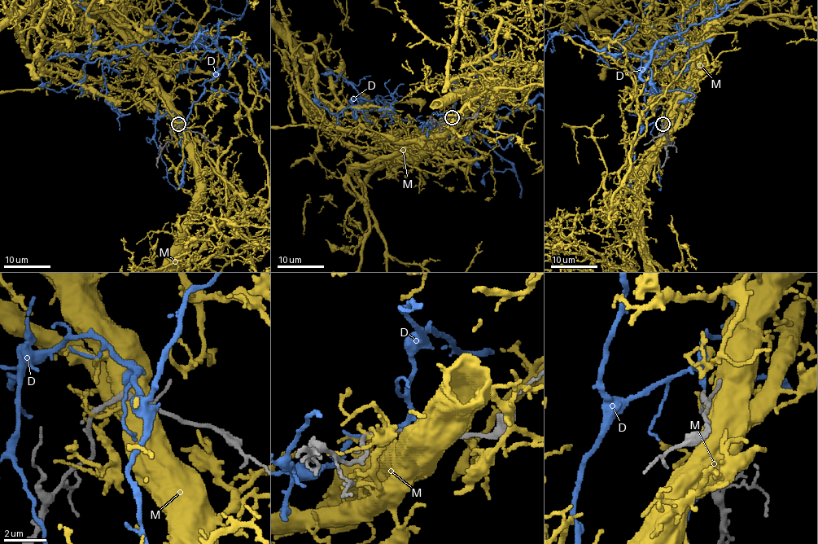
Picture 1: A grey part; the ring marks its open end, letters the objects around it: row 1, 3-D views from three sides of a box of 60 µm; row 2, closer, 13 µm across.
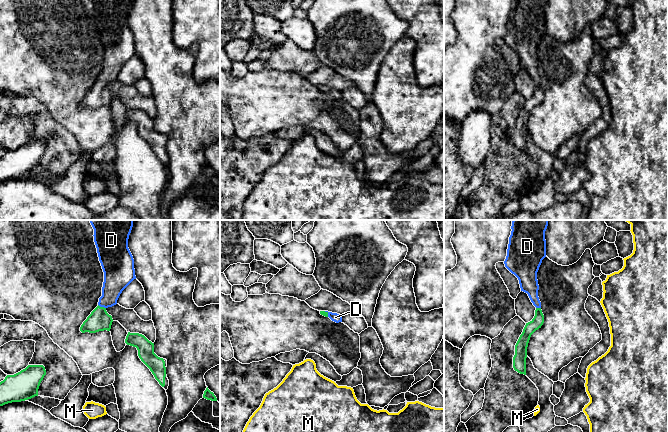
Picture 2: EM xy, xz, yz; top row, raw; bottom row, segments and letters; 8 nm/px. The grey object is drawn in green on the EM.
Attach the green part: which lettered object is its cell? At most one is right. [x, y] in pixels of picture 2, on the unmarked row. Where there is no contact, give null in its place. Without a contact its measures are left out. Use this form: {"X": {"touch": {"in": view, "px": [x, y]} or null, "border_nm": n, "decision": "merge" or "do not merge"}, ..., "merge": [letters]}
{"D": {"touch": {"in": "xy", "px": [102, 83]}, "border_nm": 70, "decision": "merge"}, "M": {"touch": null, "decision": "do not merge"}, "merge": ["D"]}

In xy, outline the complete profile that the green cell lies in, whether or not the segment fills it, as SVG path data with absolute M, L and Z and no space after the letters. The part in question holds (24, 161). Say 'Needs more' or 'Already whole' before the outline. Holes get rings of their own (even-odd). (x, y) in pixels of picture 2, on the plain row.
Already whole. M28 141L14 151L7 151L0 158L0 182L38 172L39 162L45 151L43 141Z

